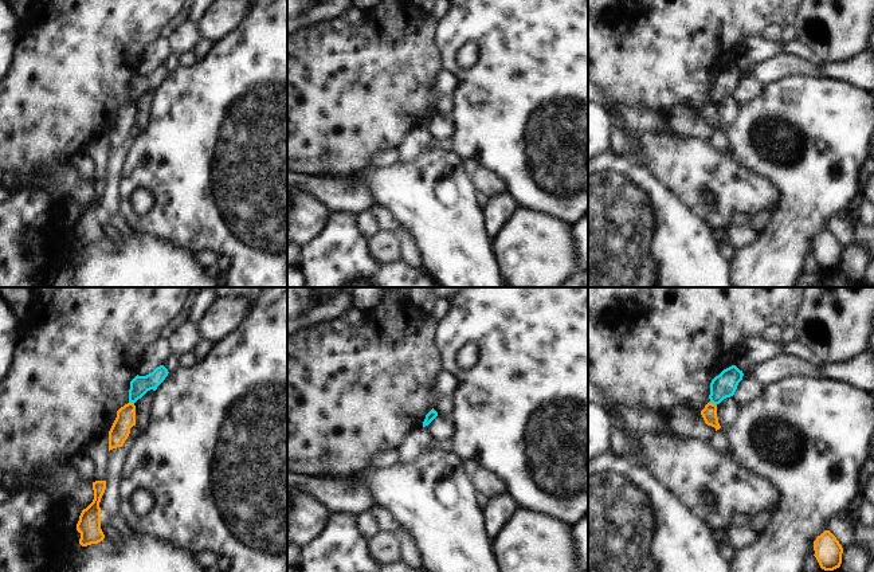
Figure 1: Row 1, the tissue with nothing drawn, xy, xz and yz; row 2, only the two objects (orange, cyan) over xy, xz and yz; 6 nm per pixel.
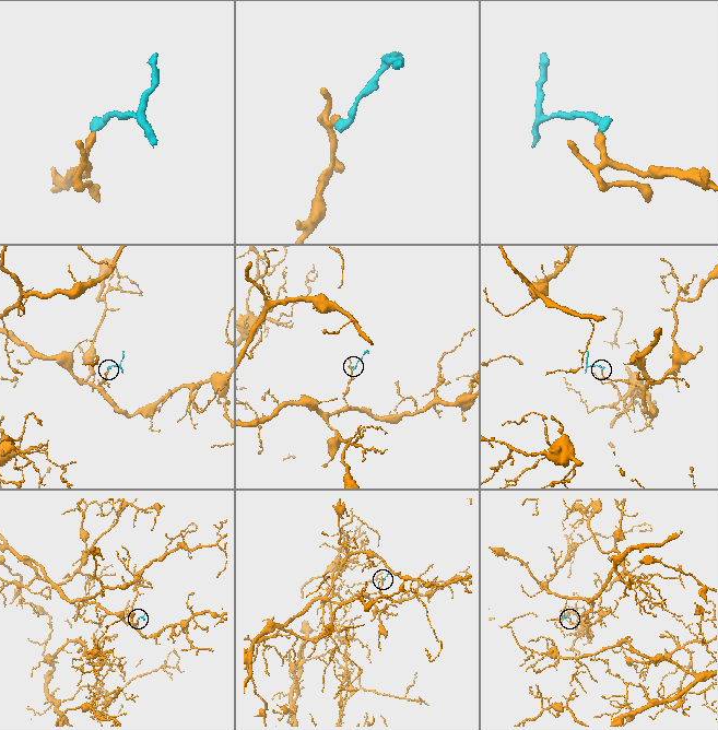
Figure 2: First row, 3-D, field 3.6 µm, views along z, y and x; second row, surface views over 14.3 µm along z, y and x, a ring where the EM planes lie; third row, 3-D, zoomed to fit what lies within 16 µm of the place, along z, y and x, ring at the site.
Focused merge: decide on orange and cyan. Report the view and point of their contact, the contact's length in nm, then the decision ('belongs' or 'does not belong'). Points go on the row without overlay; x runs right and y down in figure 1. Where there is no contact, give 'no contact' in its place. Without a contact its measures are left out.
yz (712, 102) | 50 nm | does not belong

